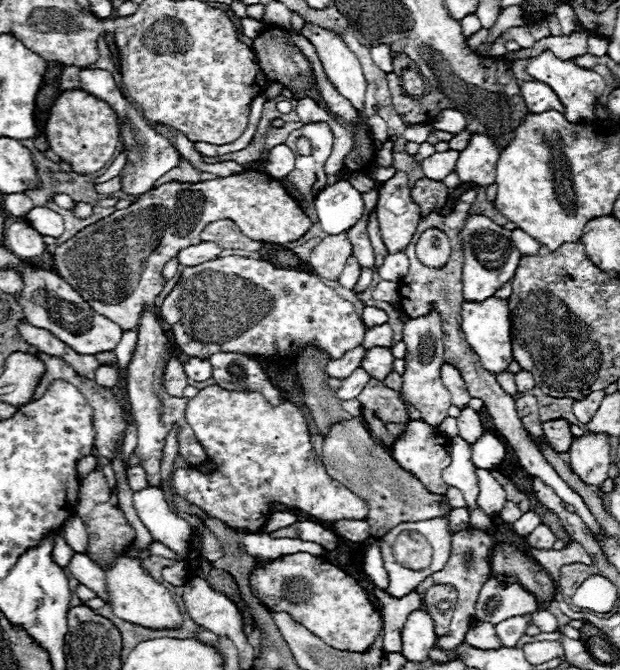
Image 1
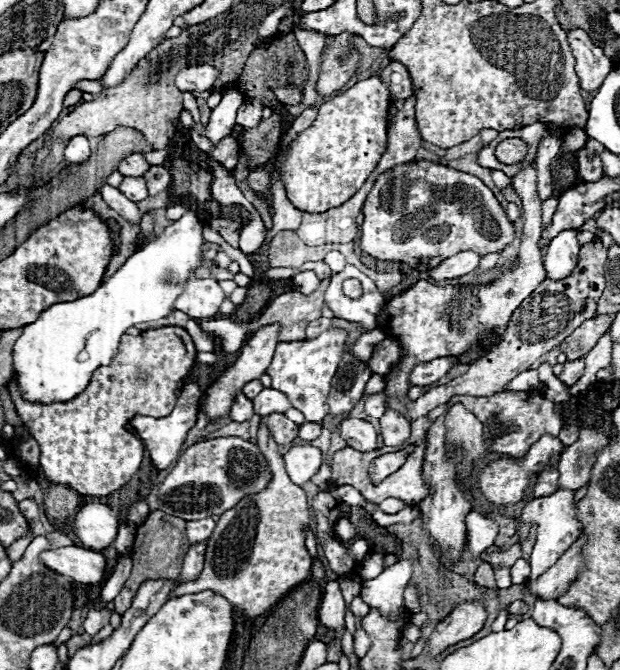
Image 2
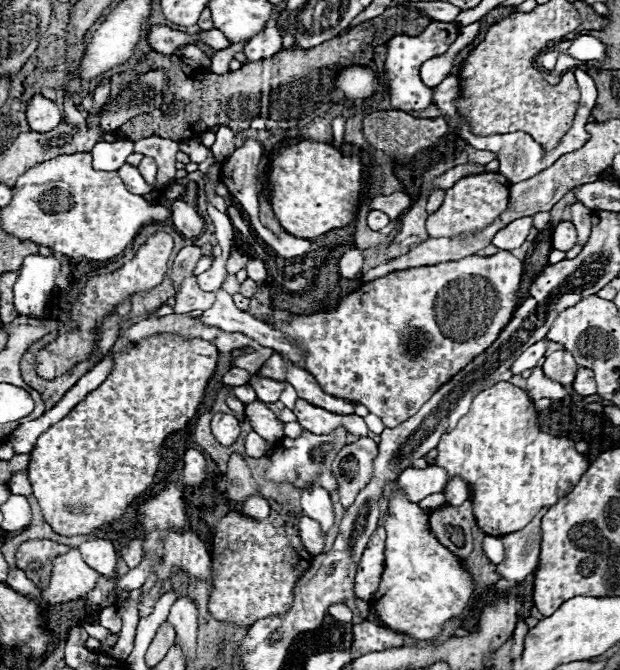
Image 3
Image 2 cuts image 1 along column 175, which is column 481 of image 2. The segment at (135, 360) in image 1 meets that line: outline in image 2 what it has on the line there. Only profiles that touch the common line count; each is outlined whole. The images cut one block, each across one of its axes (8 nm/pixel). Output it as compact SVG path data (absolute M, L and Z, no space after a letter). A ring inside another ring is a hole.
M536 390L528 392L498 392L494 396L452 396L448 408L454 404L462 404L468 412L472 412L484 426L484 436L492 452L500 452L512 458L522 458L530 446L544 434L558 436L564 422L554 412L554 404L544 400L544 396Z

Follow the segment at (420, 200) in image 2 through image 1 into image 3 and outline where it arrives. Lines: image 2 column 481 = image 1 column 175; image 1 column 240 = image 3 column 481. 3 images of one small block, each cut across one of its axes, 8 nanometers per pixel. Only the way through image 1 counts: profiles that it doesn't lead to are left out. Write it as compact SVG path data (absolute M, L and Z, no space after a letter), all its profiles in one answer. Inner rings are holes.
M482 172L460 178L452 188L446 190L442 206L428 216L426 230L432 238L456 238L462 234L474 234L490 226L508 208L508 186L510 182L496 172Z

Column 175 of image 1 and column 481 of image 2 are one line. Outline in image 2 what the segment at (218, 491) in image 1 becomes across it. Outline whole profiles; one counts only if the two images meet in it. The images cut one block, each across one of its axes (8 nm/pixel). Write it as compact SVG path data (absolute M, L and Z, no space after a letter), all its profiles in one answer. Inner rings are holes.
M542 436L538 442L532 444L532 448L528 450L528 454L524 458L506 458L506 460L496 460L490 462L482 472L480 472L480 490L482 494L496 506L506 506L506 504L516 504L520 502L524 490L526 490L526 480L530 476L536 476L536 484L532 488L532 496L534 498L544 498L546 494L552 494L558 488L558 472L556 470L546 470L548 460L554 454L560 454L564 450L564 444L554 438L554 436Z

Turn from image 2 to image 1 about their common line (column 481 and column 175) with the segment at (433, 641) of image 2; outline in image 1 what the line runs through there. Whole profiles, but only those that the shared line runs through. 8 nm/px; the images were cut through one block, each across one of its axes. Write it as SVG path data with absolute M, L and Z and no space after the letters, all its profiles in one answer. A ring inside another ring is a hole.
M122 556L114 564L114 568L104 570L104 572L106 572L106 586L108 586L108 592L112 598L112 610L118 618L138 624L138 626L144 626L144 628L152 628L152 630L182 626L182 614L180 614L172 594L144 572L138 558L132 560L128 556Z

